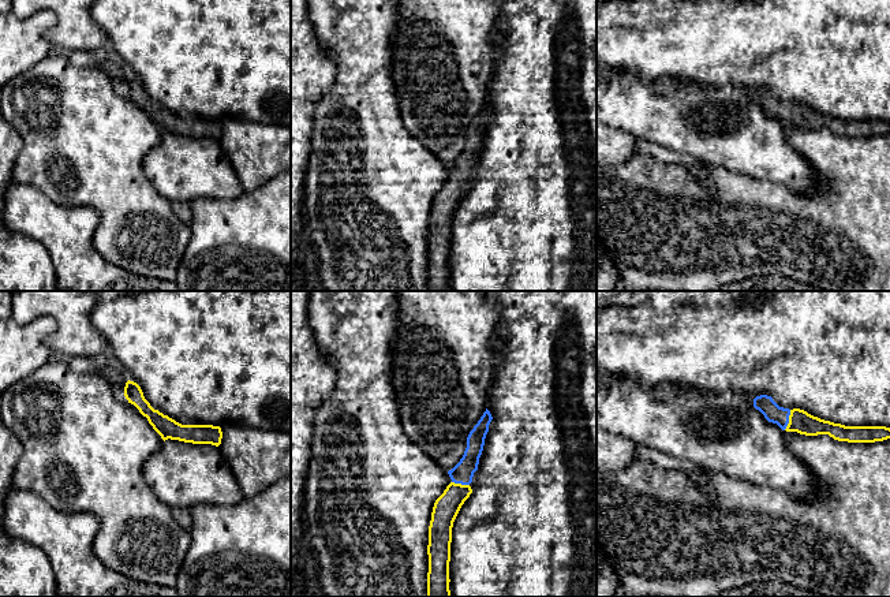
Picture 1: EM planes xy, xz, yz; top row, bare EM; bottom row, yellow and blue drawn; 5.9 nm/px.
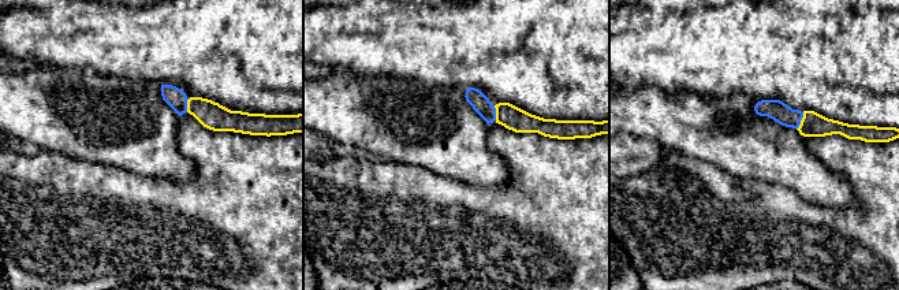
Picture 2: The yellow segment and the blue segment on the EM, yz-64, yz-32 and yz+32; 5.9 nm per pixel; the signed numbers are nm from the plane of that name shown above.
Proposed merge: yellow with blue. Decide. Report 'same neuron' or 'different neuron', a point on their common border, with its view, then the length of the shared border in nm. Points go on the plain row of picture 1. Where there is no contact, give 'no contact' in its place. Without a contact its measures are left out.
same neuron; meets yellow in yz at (789, 114); contact 130 nm long

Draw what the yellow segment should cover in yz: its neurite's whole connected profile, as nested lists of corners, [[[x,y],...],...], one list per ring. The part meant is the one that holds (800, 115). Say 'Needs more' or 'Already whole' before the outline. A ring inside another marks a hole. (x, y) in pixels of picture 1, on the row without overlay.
Needs more. [[[760,89],[753,93],[753,101],[769,116],[777,117],[782,124],[797,126],[805,130],[829,128],[834,134],[848,137],[875,137],[890,133],[886,120],[845,120],[820,113],[800,102],[779,101],[771,90]]]

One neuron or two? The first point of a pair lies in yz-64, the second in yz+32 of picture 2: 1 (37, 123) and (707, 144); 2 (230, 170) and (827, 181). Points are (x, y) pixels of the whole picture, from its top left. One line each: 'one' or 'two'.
1: one
2: two

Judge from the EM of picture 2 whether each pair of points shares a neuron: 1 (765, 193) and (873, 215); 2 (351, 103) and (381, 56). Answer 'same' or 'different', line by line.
1: same
2: different

